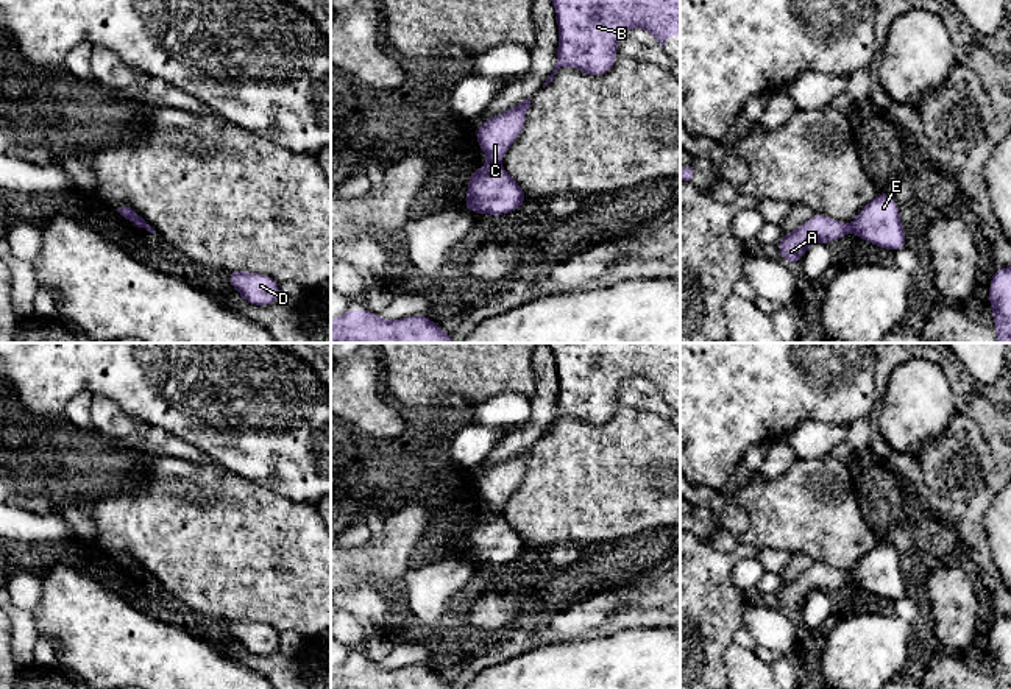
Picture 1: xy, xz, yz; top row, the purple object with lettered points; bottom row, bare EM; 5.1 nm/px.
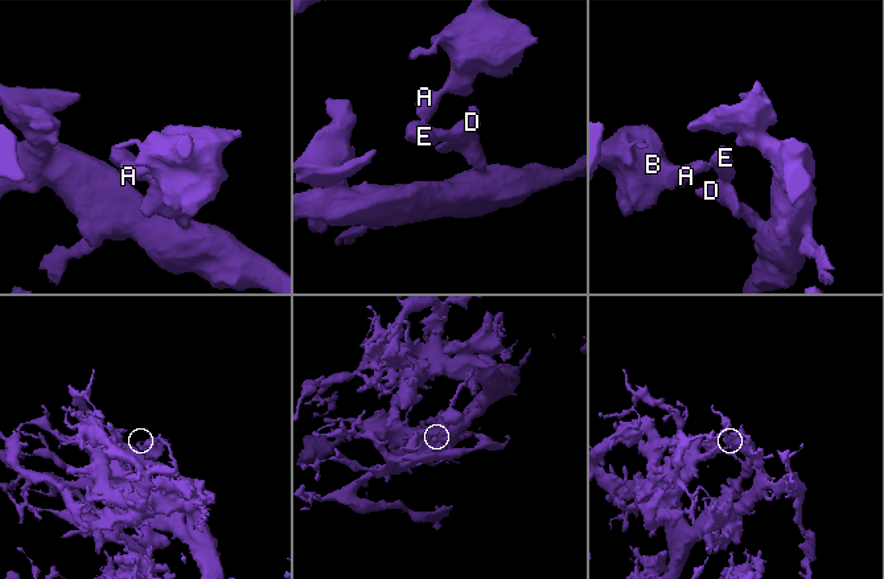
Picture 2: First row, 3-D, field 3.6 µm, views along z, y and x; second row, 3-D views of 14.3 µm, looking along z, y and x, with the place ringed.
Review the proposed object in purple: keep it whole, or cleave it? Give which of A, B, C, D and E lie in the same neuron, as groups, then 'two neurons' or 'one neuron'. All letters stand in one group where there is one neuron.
A B C / D E | two neurons

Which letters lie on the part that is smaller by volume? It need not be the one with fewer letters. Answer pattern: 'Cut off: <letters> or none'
Cut off: A, B, C

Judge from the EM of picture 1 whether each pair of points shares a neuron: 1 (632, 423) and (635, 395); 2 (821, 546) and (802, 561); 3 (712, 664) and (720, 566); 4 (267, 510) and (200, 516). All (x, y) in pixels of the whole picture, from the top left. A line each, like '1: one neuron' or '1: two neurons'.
1: two neurons
2: two neurons
3: one neuron
4: one neuron

